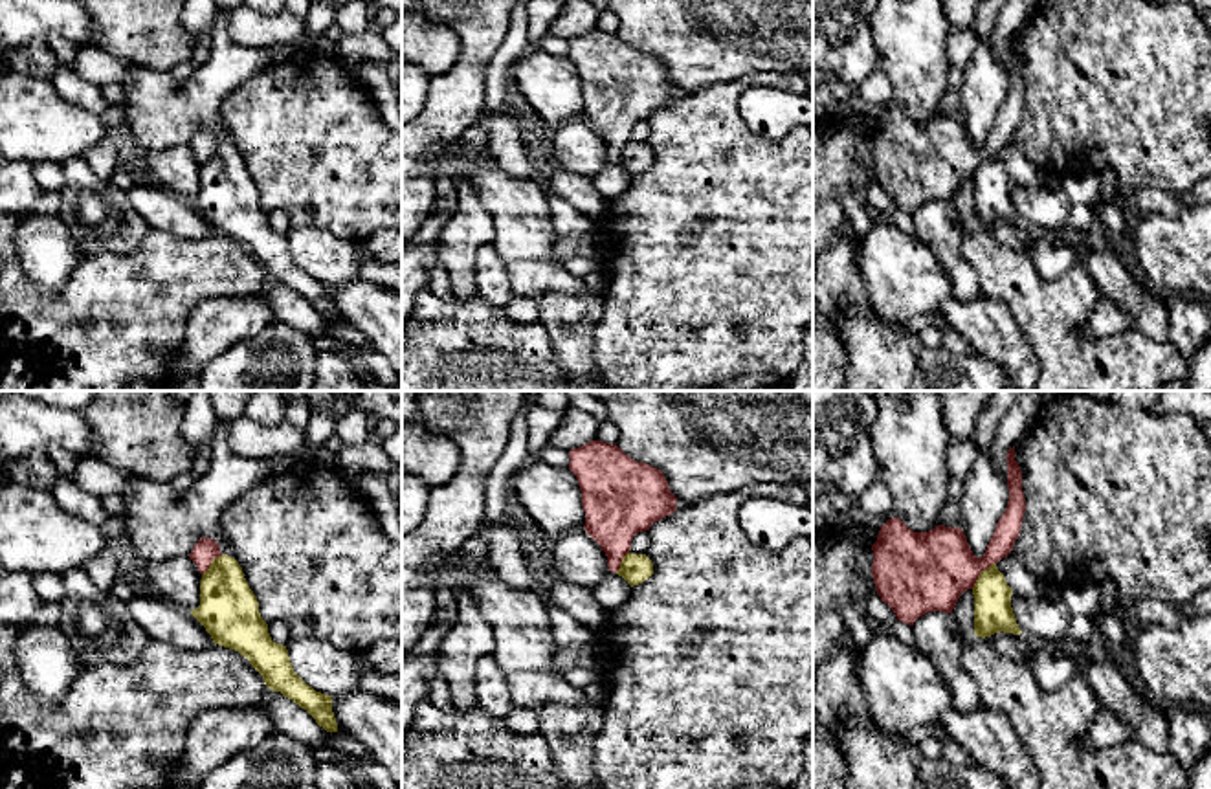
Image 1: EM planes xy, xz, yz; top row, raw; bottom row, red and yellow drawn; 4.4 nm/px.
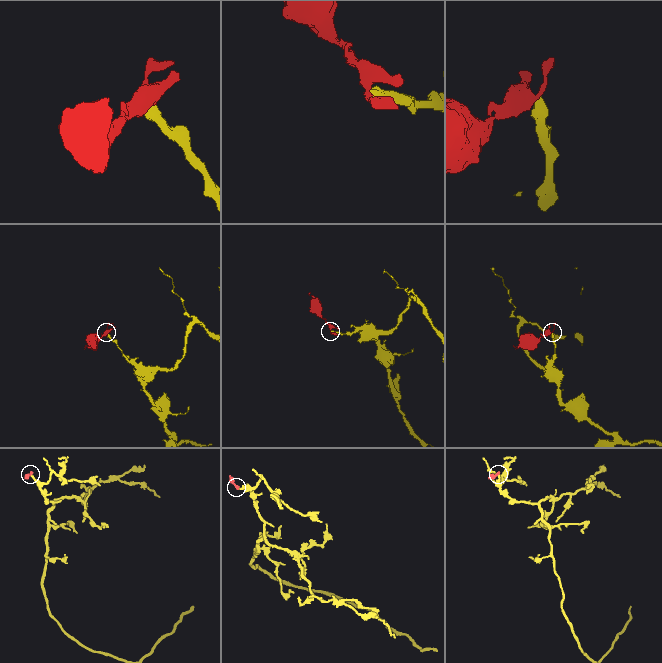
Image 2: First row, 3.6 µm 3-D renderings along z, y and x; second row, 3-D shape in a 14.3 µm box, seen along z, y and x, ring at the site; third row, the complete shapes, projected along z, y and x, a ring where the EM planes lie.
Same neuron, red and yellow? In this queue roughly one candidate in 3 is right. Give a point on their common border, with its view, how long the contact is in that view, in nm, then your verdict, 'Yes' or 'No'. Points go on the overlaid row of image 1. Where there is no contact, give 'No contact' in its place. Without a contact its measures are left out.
Touches red at yz (980, 571). Shared border 160 nm. No

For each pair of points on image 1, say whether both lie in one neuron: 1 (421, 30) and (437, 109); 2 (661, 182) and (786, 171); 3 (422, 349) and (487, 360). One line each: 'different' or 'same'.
1: different
2: same
3: same

